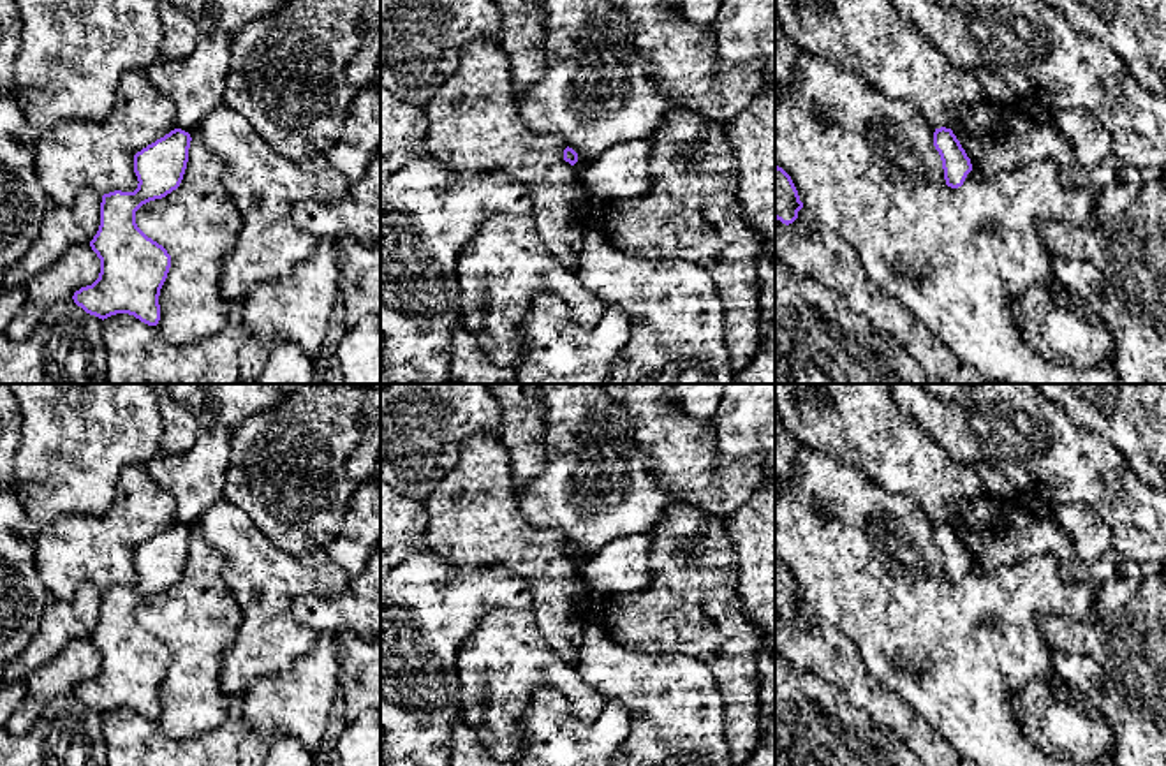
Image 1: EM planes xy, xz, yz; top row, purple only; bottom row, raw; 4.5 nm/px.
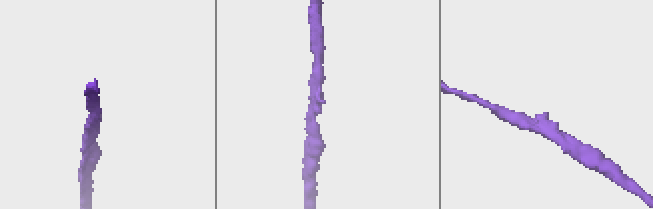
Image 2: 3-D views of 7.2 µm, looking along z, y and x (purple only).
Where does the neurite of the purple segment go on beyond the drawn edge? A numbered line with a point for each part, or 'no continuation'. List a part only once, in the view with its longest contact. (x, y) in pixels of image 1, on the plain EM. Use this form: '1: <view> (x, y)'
no continuation

